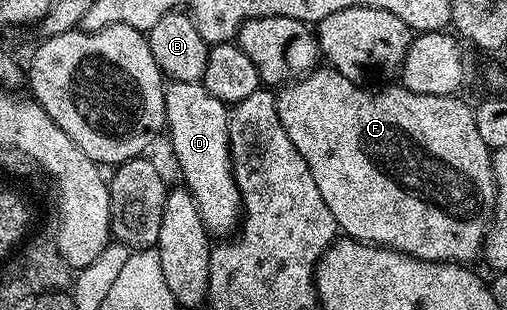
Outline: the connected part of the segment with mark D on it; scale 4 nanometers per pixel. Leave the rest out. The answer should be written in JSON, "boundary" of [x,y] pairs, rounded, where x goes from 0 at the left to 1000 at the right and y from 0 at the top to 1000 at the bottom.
{"boundary":[[[345,258],[325,274],[325,394],[329,426],[341,435],[341,503],[357,539],[359,574],[365,577],[359,581],[361,603],[381,629],[385,665],[400,703],[400,729],[420,768],[442,765],[450,752],[444,745],[458,723],[462,732],[477,681],[475,616],[464,587],[460,516],[452,503],[452,365],[448,339],[412,300],[398,268]]]}

